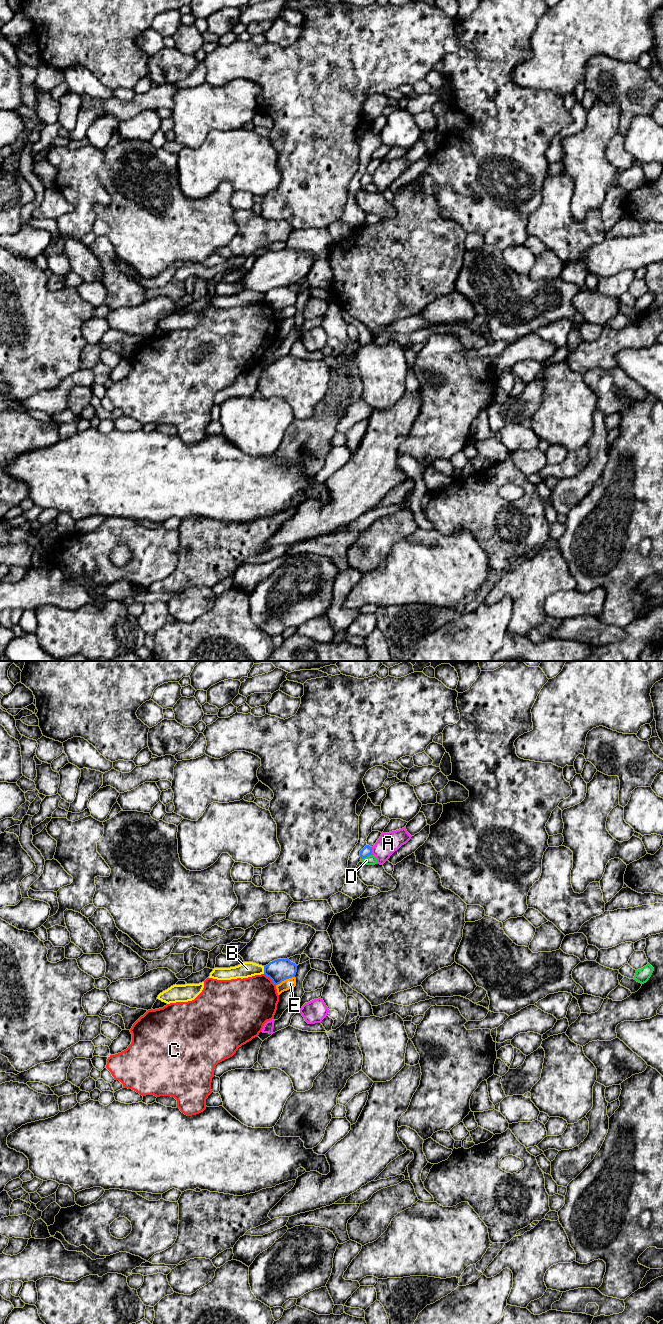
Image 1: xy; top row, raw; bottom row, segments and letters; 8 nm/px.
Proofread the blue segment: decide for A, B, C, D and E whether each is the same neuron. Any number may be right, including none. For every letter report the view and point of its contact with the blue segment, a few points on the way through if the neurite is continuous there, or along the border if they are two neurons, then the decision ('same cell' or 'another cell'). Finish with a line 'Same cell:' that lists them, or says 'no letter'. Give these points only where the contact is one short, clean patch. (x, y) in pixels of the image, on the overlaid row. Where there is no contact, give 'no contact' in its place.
A: meets blue in xy at (371, 851); border along xy (371, 847), (372, 854); another cell
B: meets blue in xy at (264, 970); another cell
C: meets blue in xy at (270, 978); another cell
D: meets blue in xy at (366, 856); another cell
E: meets blue in xy at (285, 979); another cell
Same cell: no letter

